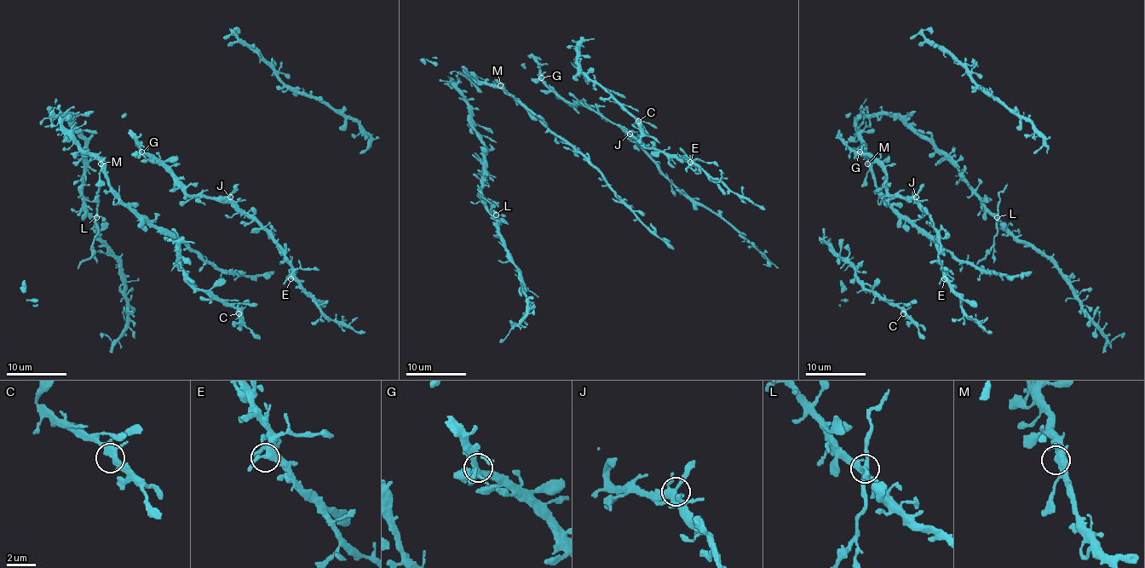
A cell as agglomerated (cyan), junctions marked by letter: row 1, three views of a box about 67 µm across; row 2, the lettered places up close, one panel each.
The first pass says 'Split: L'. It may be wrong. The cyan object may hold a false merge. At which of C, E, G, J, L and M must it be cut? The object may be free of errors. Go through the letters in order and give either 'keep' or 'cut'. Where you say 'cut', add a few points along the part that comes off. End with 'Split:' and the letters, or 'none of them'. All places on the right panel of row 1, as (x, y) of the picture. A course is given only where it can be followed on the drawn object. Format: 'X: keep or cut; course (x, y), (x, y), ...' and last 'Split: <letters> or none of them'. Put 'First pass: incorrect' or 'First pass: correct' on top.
First pass: correct
C: keep
E: keep
G: keep
J: keep
L: cut; course (998, 216), (998, 234), (992, 248), (975, 268)
M: keep
Split: L

